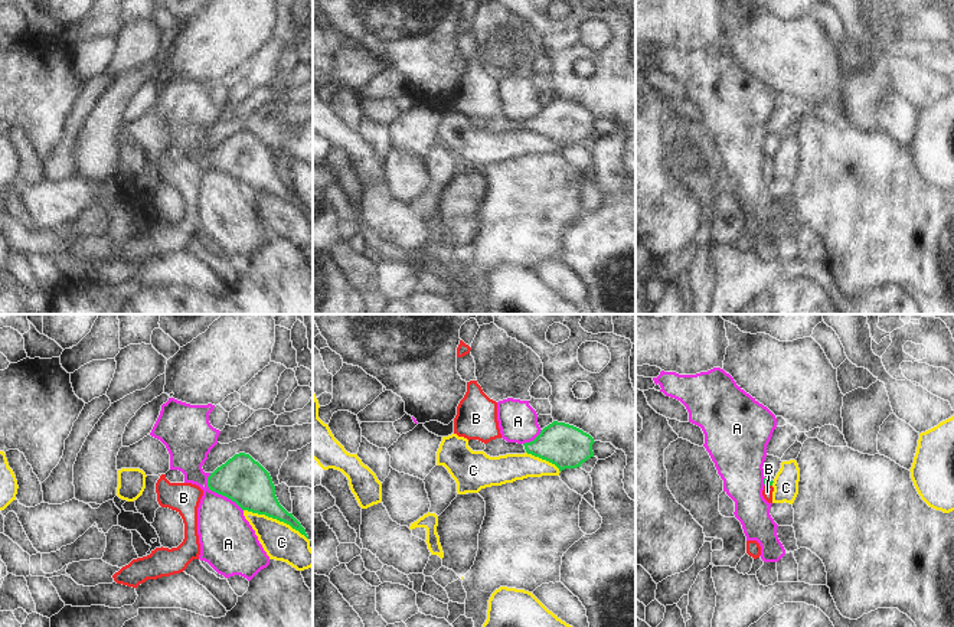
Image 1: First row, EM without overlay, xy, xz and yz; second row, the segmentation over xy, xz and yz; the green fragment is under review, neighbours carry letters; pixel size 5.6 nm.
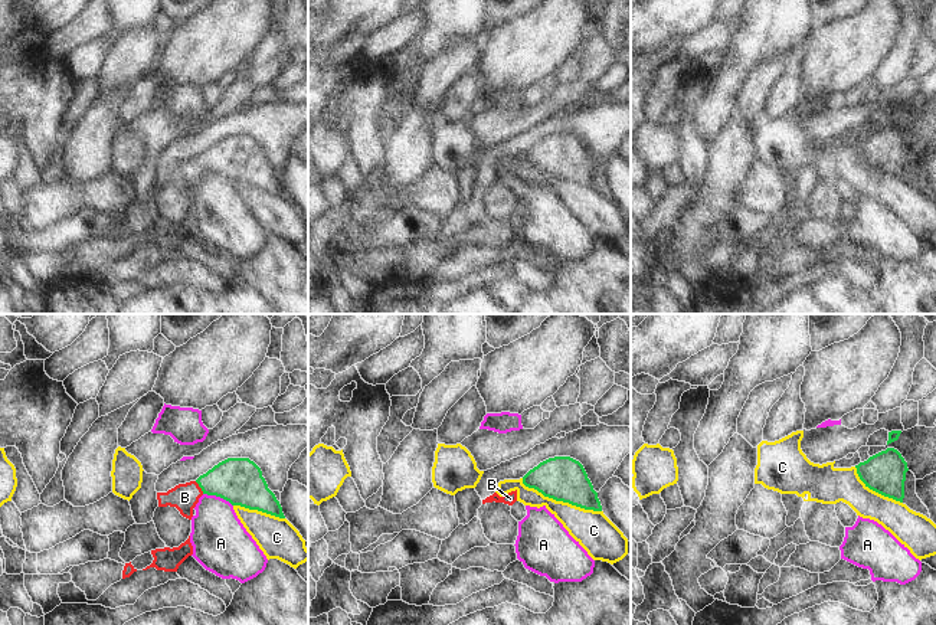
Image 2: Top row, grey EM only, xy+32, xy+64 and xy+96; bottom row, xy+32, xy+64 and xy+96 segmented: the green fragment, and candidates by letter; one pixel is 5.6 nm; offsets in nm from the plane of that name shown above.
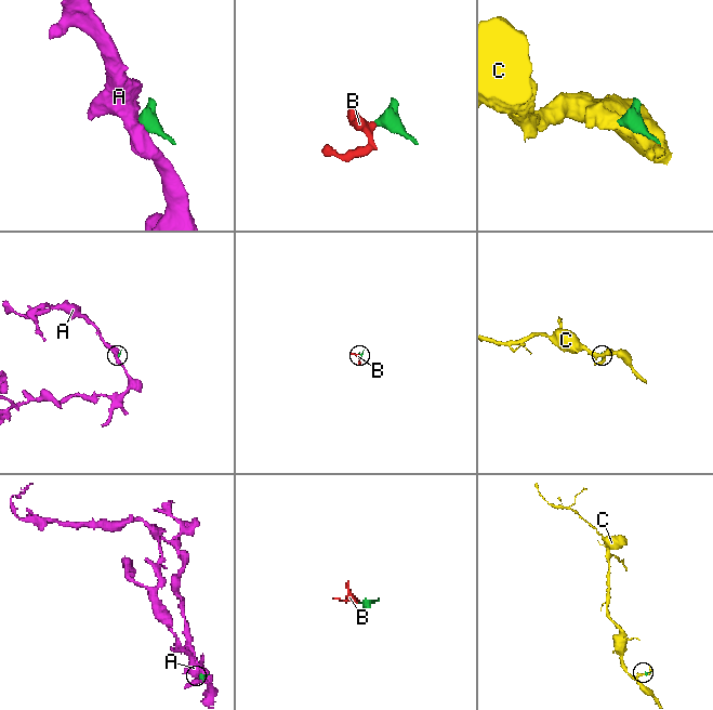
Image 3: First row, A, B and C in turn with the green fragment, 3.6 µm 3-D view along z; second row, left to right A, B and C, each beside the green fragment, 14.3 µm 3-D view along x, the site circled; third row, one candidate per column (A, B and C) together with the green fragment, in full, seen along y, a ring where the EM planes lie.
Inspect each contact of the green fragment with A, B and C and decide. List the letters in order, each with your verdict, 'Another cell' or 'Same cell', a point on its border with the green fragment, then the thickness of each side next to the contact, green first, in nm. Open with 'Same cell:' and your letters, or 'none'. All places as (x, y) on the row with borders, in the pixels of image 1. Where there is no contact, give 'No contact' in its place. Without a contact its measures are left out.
Same cell: B
A: Another cell. Touches green at xy (219, 493). Thickness 260 nm (green) against 300 nm
B: Same cell. Touches green at yz (768, 483). Thickness 40 nm (green) against 60 nm
C: Another cell. Touches green at xy (275, 518). Thickness 260 nm (green) against 200 nm

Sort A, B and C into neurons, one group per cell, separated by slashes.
A / B / C

